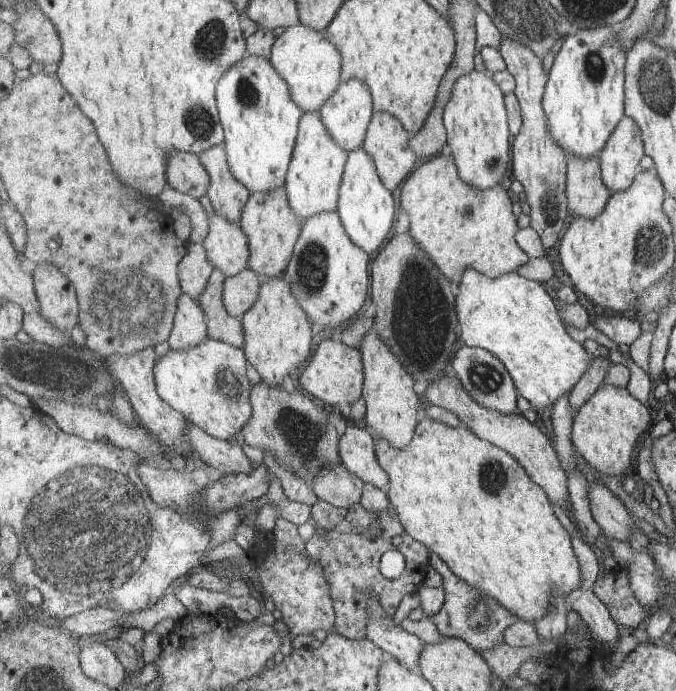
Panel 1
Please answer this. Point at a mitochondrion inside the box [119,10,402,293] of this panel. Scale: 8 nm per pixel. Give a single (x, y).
(212, 34)

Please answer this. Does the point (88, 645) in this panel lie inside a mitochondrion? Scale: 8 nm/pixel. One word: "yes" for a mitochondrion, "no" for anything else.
no

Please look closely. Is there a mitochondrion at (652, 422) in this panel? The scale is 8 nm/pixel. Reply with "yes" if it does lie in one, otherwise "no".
no

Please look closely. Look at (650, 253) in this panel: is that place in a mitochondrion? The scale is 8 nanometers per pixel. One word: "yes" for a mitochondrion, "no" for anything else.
yes

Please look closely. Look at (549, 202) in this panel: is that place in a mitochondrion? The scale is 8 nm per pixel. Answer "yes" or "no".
yes

